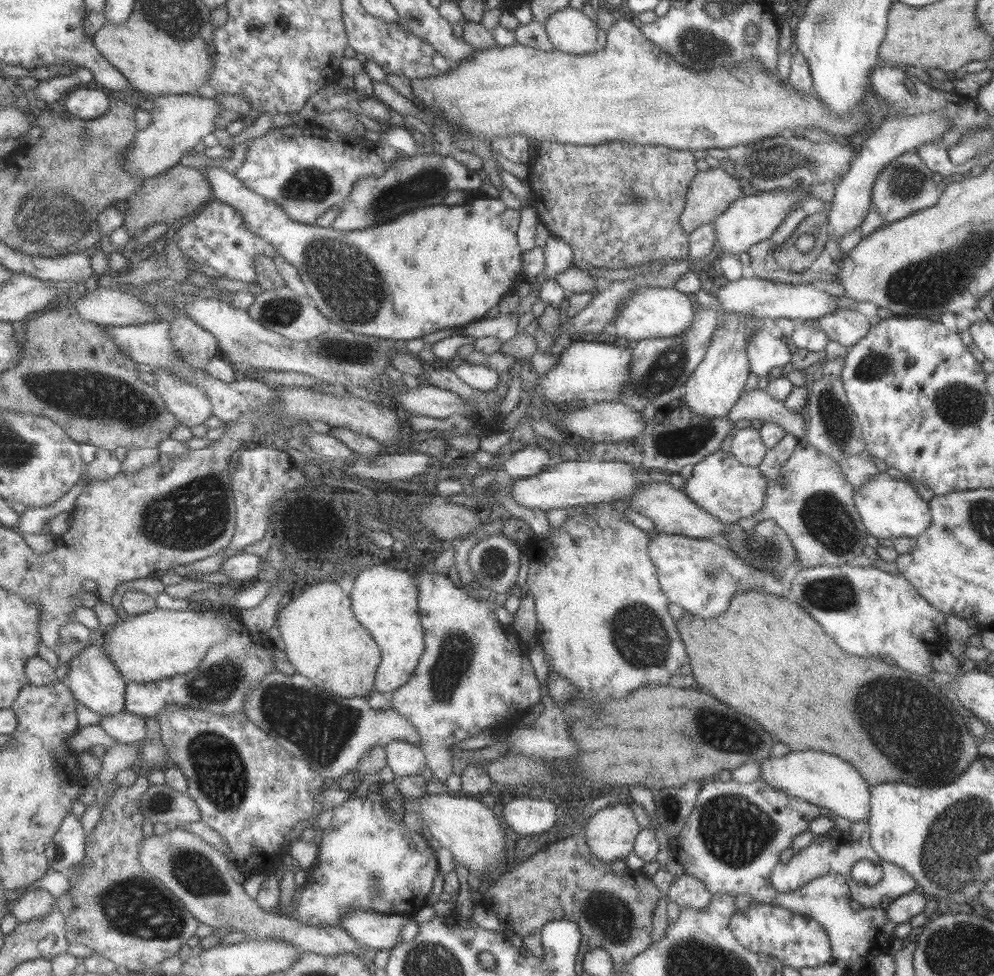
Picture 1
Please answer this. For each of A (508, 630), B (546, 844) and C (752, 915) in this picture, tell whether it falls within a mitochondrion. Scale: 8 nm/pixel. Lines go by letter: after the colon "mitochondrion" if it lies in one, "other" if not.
A: other
B: other
C: other

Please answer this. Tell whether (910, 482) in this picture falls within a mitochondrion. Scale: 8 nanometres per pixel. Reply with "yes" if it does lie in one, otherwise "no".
no

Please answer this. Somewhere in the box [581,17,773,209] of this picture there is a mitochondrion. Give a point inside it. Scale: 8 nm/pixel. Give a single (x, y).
(697, 45)

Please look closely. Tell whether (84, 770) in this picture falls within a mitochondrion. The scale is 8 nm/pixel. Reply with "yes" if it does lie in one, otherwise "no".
no

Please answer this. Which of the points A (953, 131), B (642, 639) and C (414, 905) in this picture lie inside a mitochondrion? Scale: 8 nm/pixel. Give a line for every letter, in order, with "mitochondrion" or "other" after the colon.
A: other
B: mitochondrion
C: other

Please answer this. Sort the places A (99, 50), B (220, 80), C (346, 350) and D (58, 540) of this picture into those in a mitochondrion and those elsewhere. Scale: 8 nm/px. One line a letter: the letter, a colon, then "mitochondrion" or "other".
A: other
B: other
C: mitochondrion
D: other

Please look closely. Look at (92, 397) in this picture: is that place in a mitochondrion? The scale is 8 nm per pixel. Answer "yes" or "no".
yes

